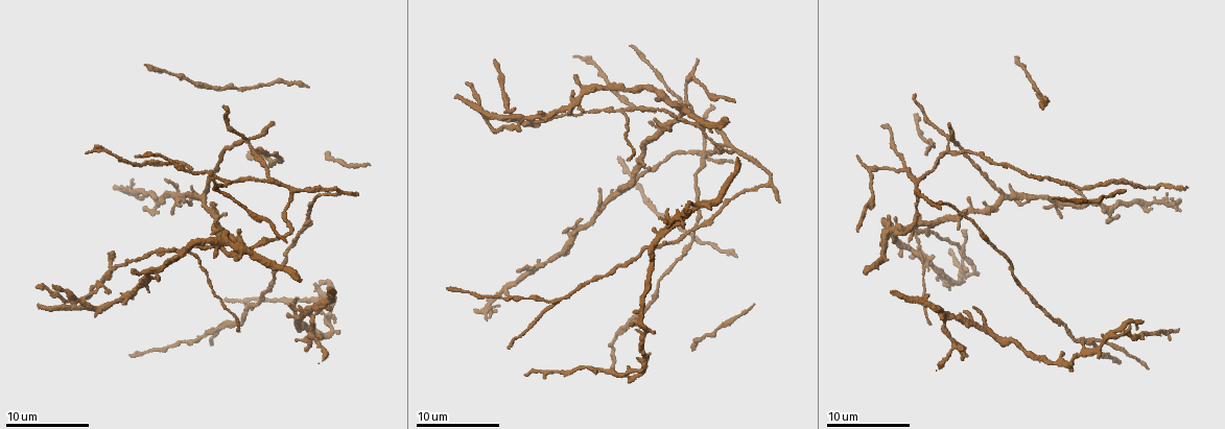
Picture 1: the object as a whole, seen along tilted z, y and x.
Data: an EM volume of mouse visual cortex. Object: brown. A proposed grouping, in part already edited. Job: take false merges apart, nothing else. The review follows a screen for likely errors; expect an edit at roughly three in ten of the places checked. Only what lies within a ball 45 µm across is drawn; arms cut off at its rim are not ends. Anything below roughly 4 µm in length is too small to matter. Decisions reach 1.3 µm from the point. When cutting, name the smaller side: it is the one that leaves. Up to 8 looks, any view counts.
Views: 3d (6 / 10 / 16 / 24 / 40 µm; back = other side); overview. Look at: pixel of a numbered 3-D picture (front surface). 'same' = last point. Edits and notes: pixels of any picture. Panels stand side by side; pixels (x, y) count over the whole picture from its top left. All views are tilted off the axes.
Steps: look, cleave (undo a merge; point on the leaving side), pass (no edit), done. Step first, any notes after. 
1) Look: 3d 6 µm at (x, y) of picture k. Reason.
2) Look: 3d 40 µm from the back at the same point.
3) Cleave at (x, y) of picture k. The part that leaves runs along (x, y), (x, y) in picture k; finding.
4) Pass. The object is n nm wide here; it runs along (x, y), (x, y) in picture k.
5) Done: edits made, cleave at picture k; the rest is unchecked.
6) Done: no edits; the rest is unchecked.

Look: 3d 6 µm at (246, 139) of picture 1. Four or more arms meet.

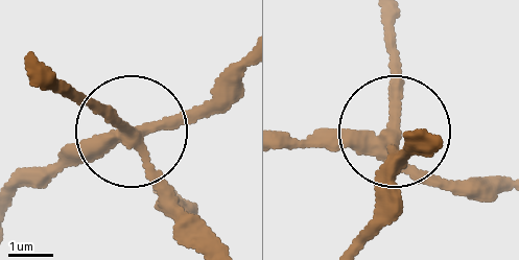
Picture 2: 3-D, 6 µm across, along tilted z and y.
Pass. 4 arms meet here; it runs along (282, 148), (373, 146), (395, 135), (394, 24) in picture 2; one neuron here.

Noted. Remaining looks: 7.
Look: 3d 10 µm at (516, 122) of picture 1. Thin arm on a thick one.

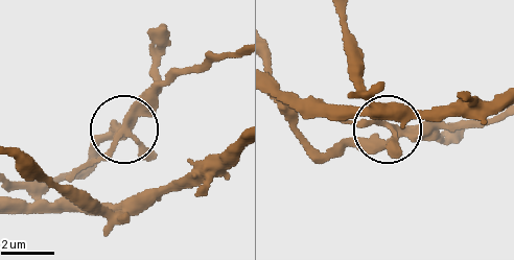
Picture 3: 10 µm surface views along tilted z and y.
Cleave at (137, 143) of picture 3. The object is 300 nm wide here; two neurons meet here.

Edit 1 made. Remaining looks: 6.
Look: 3d 6 µm at (226, 321) of picture 1. Three arms meet.

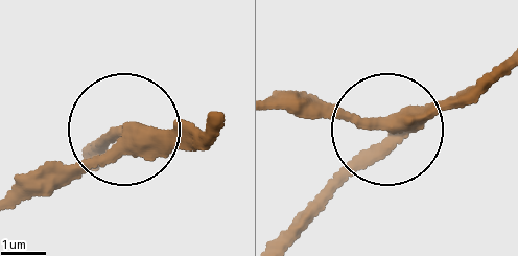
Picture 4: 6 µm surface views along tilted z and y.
Pass. It runs along (213, 125), (197, 134), (139, 123), (86, 144) in picture 4; one neuron here.

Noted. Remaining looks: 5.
Look: 3d 10 µm at (916, 180) of picture 1. Two arms in line, one across.

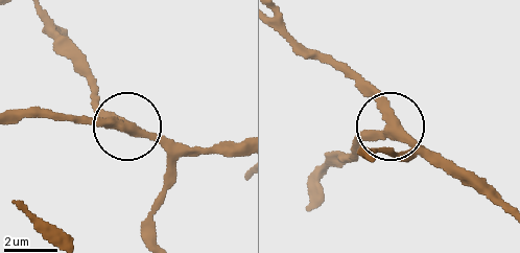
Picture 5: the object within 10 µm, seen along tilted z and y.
Look: 3d 10 µm from the back at (130, 129) of picture 5.

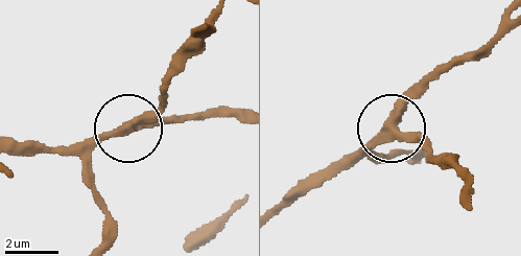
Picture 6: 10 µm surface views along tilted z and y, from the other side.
Pass. It runs along (211, 18), (159, 101), (132, 124), (191, 118) in picture 6; all the same neuron.

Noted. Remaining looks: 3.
Done: edits made, cleave at picture 3; the rest is unchecked.

